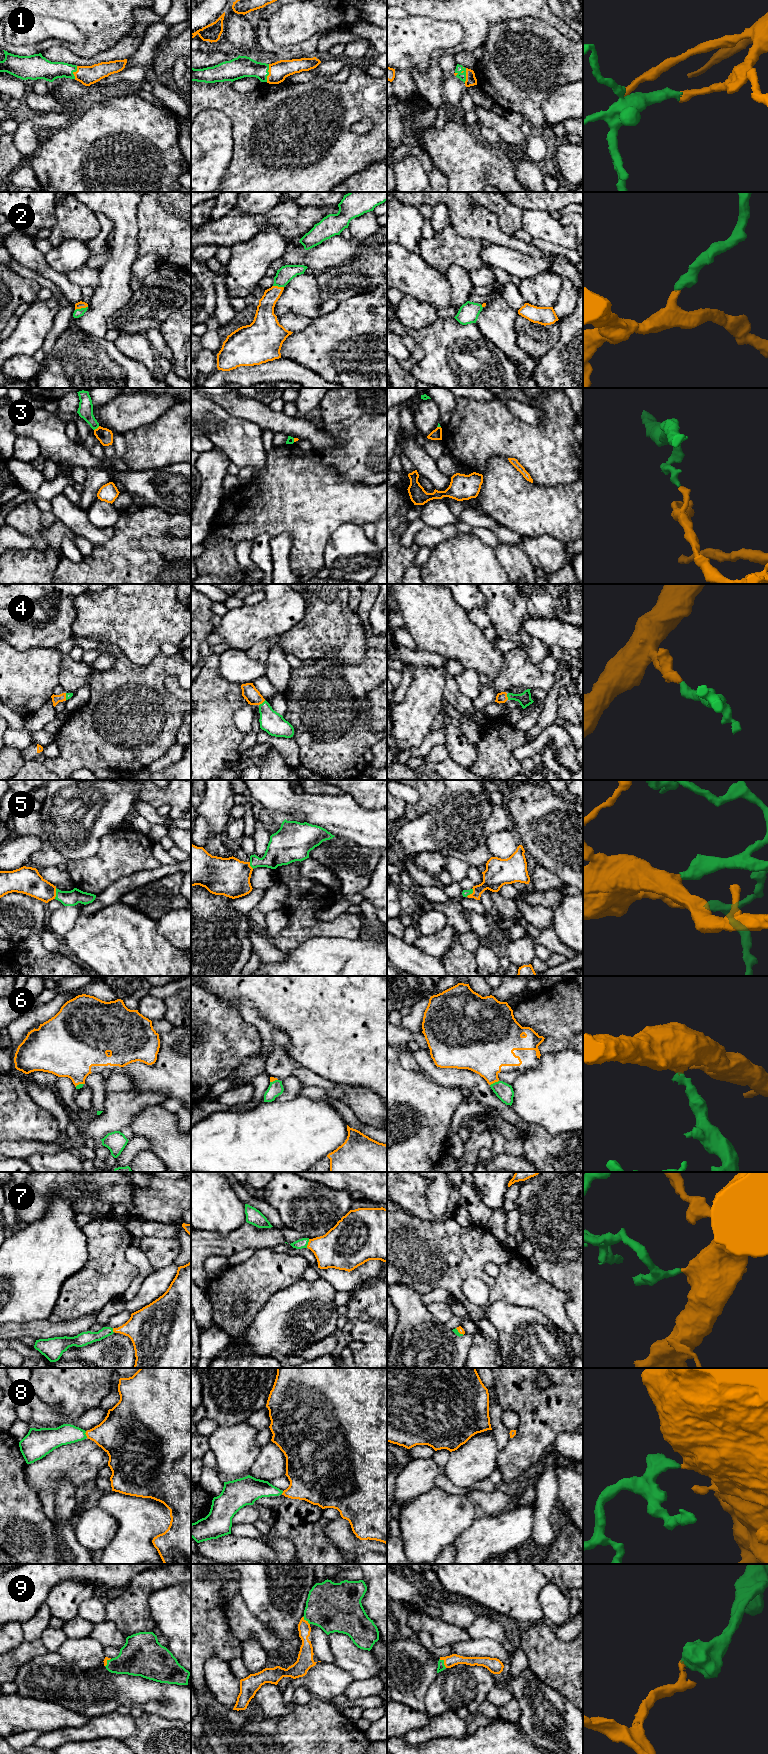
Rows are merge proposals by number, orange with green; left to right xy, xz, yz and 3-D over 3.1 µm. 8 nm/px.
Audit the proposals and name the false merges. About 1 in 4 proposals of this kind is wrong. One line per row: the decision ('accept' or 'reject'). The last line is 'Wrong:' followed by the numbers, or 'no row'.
1: accept
2: accept
3: reject
4: accept
5: accept
6: accept
7: accept
8: accept
9: accept
Wrong: 3

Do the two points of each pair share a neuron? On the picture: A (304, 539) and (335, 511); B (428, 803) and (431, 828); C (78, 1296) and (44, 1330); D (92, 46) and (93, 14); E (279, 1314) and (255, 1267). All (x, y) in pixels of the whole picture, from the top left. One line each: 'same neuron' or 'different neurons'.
A: same neuron
B: different neurons
C: different neurons
D: same neuron
E: different neurons

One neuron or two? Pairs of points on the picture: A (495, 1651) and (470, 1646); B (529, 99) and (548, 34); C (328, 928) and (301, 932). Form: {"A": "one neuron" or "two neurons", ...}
{"A": "one neuron", "B": "one neuron", "C": "one neuron"}

